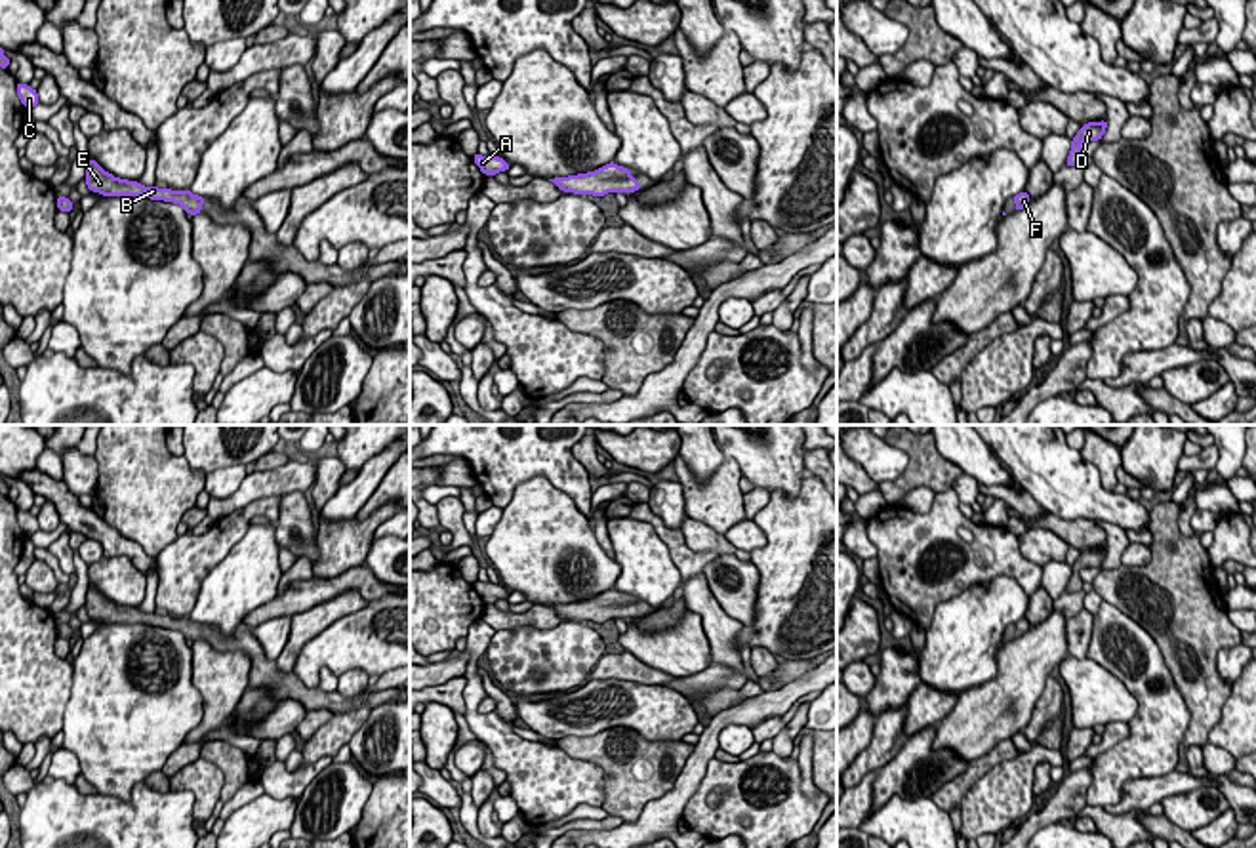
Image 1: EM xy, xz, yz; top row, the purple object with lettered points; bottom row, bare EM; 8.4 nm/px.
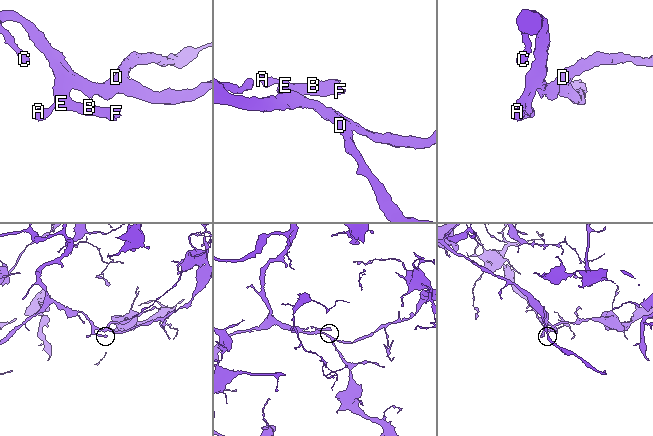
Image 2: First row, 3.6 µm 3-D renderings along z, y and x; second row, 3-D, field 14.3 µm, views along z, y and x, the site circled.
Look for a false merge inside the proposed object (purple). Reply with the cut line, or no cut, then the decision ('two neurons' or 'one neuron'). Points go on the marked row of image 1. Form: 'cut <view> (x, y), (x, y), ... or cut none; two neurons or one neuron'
cut none; one neuron

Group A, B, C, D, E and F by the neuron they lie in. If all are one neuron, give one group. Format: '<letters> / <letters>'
A B C D E F

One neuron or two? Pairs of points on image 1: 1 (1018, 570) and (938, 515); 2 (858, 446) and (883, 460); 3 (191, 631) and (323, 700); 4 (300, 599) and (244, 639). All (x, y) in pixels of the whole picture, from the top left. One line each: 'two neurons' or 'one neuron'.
1: one neuron
2: one neuron
3: one neuron
4: two neurons

